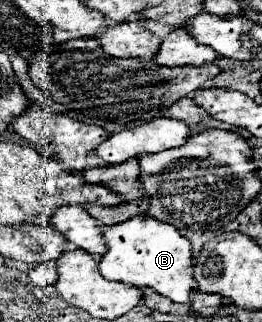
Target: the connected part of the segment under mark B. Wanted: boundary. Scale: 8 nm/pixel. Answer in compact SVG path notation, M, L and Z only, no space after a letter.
M133 216L121 224L101 226L107 252L99 260L99 272L107 280L121 280L133 286L147 286L173 302L189 302L193 290L191 242L171 224L151 216Z

